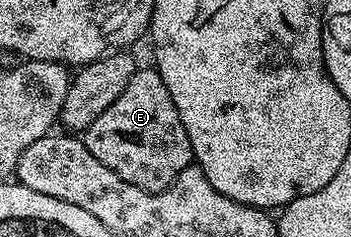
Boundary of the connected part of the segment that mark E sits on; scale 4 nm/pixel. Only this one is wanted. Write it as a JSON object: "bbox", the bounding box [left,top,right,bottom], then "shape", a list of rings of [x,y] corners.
{"bbox":[82,70,193,193],"shape":[[[136,70],[129,85],[125,85],[125,93],[121,93],[121,97],[117,97],[117,101],[113,101],[113,105],[109,105],[109,109],[105,109],[105,113],[101,113],[97,121],[87,127],[82,140],[89,153],[93,153],[93,157],[97,157],[101,165],[113,169],[117,177],[121,177],[129,185],[137,185],[143,191],[154,193],[171,186],[182,171],[192,166],[193,156],[189,133],[185,133],[185,125],[181,125],[181,117],[173,105],[173,97],[169,97],[169,89],[165,89],[165,81],[158,70],[150,70]]]}

